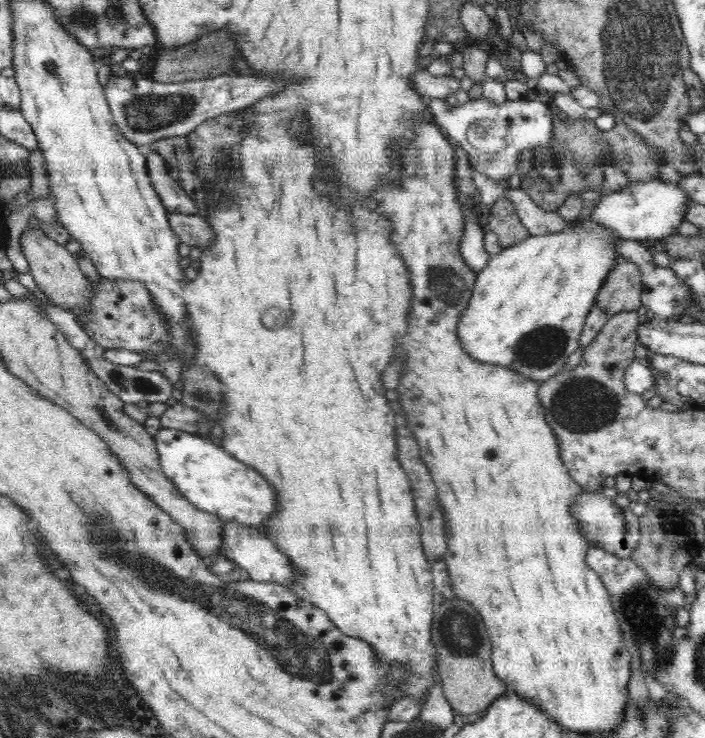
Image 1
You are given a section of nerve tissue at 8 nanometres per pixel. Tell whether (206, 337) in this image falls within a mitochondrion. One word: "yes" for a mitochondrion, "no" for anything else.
no

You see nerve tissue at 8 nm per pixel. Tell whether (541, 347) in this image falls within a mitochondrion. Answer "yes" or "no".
yes

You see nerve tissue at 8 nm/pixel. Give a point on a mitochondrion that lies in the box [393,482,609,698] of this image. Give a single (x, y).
(458, 633)

